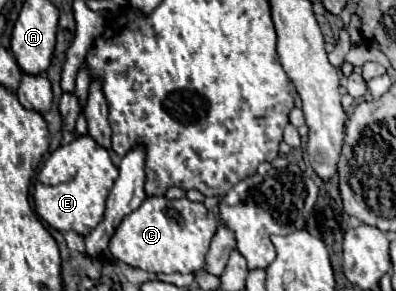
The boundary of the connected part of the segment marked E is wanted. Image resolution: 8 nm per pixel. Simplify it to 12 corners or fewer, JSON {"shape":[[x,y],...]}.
{"shape":[[91,136],[39,170],[35,212],[87,236],[103,220],[117,166]]}

